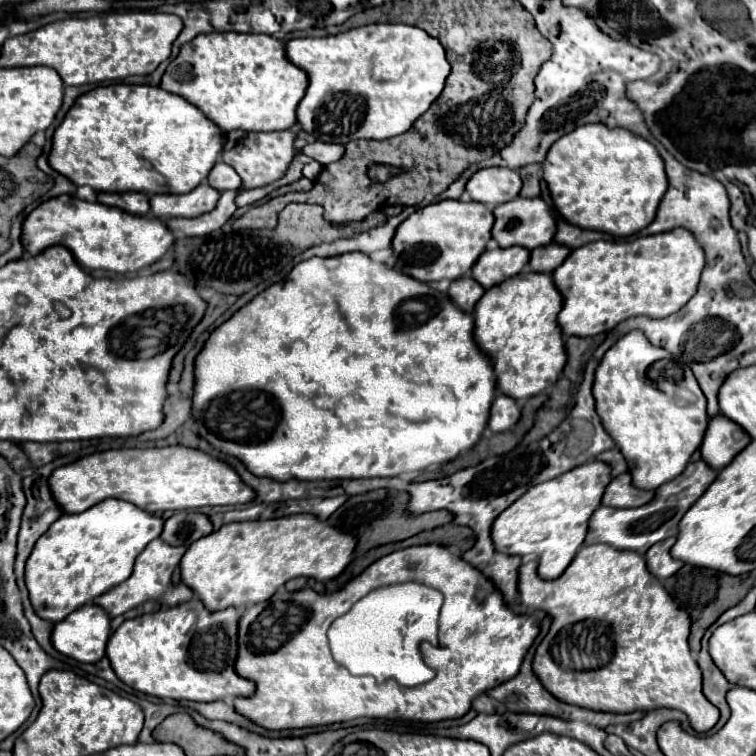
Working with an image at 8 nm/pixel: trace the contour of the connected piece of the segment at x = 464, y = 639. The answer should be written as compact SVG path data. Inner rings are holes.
M438 543L416 545L378 559L336 593L320 595L310 587L290 593L282 587L270 601L254 603L244 609L236 671L256 681L256 693L250 699L236 699L234 707L266 729L316 727L358 717L426 723L456 719L468 713L478 695L520 671L522 659L538 633L538 619L510 611L496 585L460 555L454 555L448 547ZM404 581L424 583L444 595L438 633L440 643L436 647L420 643L422 657L436 669L436 675L430 683L418 687L402 687L396 681L384 681L380 687L374 677L356 677L332 659L326 631L336 617L348 613L350 607L372 589ZM476 585L478 589L486 587L488 597L484 601L476 599Z

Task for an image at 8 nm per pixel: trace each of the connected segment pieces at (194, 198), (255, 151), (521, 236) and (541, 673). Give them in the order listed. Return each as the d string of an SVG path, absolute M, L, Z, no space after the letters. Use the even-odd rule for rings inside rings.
M202 183L186 195L152 195L150 197L150 215L154 217L198 217L214 209L220 193Z
M284 129L284 131L268 131L268 133L254 133L254 131L230 131L226 135L226 145L222 149L222 161L236 169L236 173L242 177L240 189L256 189L270 185L278 179L282 179L296 155L294 149L296 131Z
M542 197L534 199L512 199L508 203L502 203L494 209L494 227L492 227L492 237L500 243L500 247L512 247L512 245L522 245L526 249L536 249L542 245L548 245L554 239L556 233L556 219L552 215L550 205Z
M588 545L580 549L578 557L574 557L570 567L558 579L546 581L536 569L536 559L524 563L518 587L522 605L542 609L554 617L532 663L534 673L554 697L578 707L610 713L650 711L658 707L680 709L688 715L698 733L706 733L718 723L720 711L702 693L702 671L688 645L692 619L676 605L664 585L650 575L644 555L610 545Z

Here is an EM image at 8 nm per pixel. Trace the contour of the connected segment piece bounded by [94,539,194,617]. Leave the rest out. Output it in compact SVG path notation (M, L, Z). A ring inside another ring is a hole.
M154 539L138 555L138 561L134 565L132 575L122 585L116 585L114 589L102 593L102 597L96 597L94 603L100 605L102 609L106 609L110 613L110 617L116 617L116 615L122 615L122 613L146 603L146 601L158 601L164 607L190 601L194 597L194 591L188 585L172 585L172 573L178 567L184 553L186 553L186 547L172 547L172 545L164 543L162 539Z

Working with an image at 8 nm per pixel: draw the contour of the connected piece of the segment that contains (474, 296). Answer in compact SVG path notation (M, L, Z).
M460 277L456 281L452 281L448 295L454 299L454 303L458 303L460 309L472 313L474 305L480 301L480 297L484 295L484 287L474 279L474 277Z

